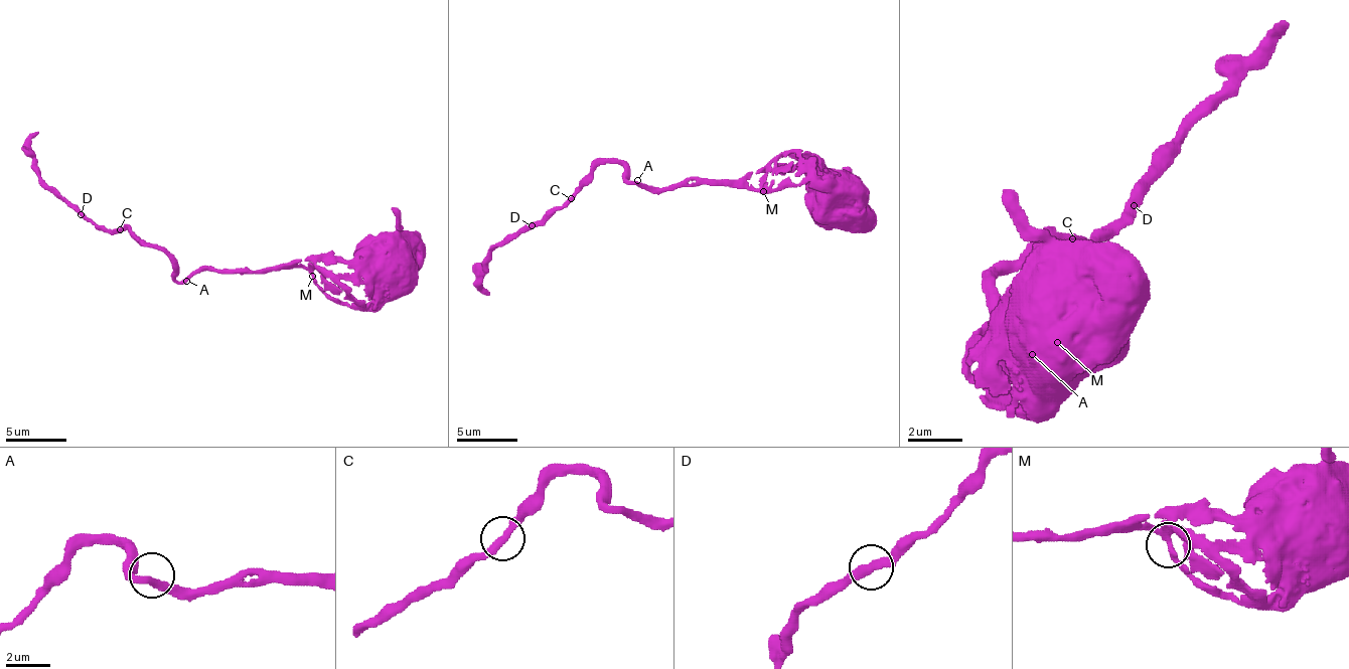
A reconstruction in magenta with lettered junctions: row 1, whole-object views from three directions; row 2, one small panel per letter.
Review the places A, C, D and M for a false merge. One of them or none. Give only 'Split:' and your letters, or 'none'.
Split: none

